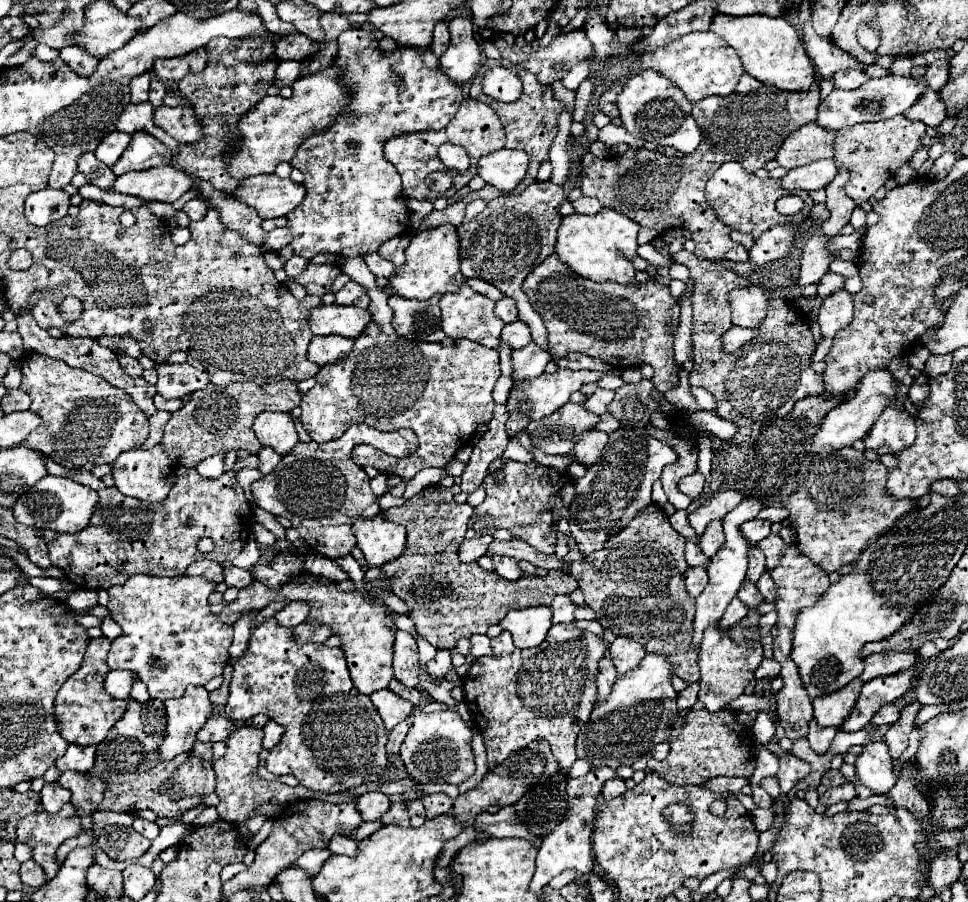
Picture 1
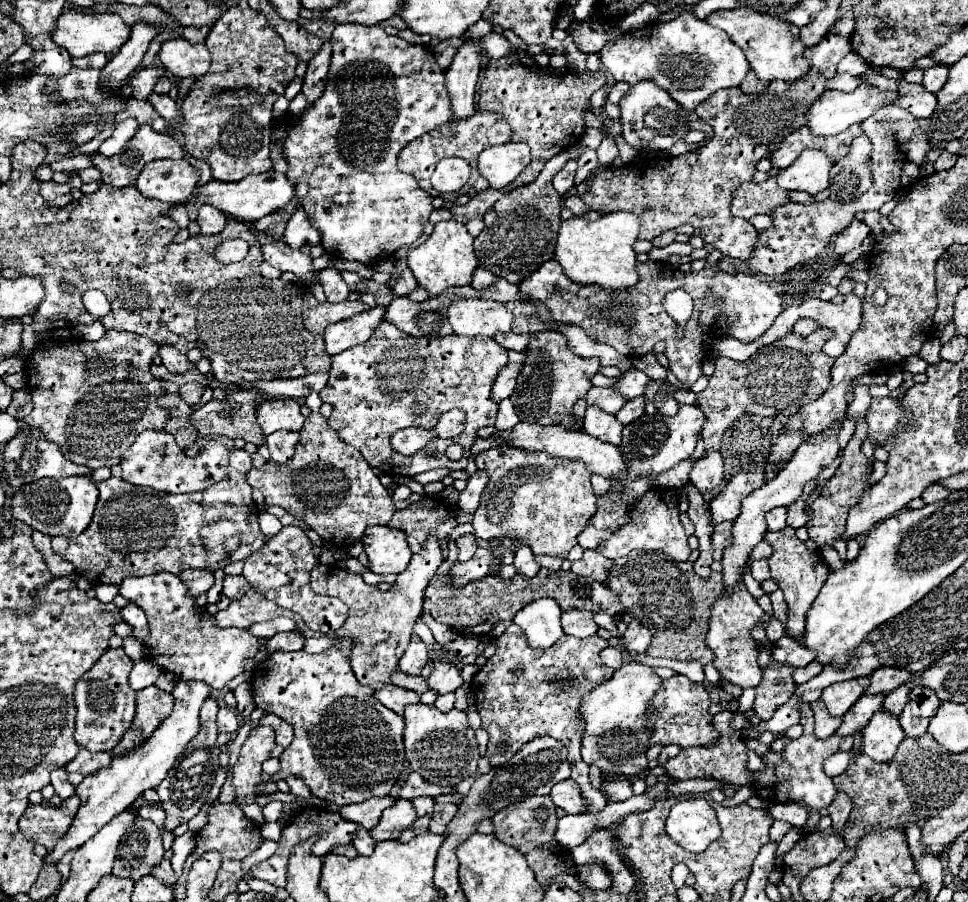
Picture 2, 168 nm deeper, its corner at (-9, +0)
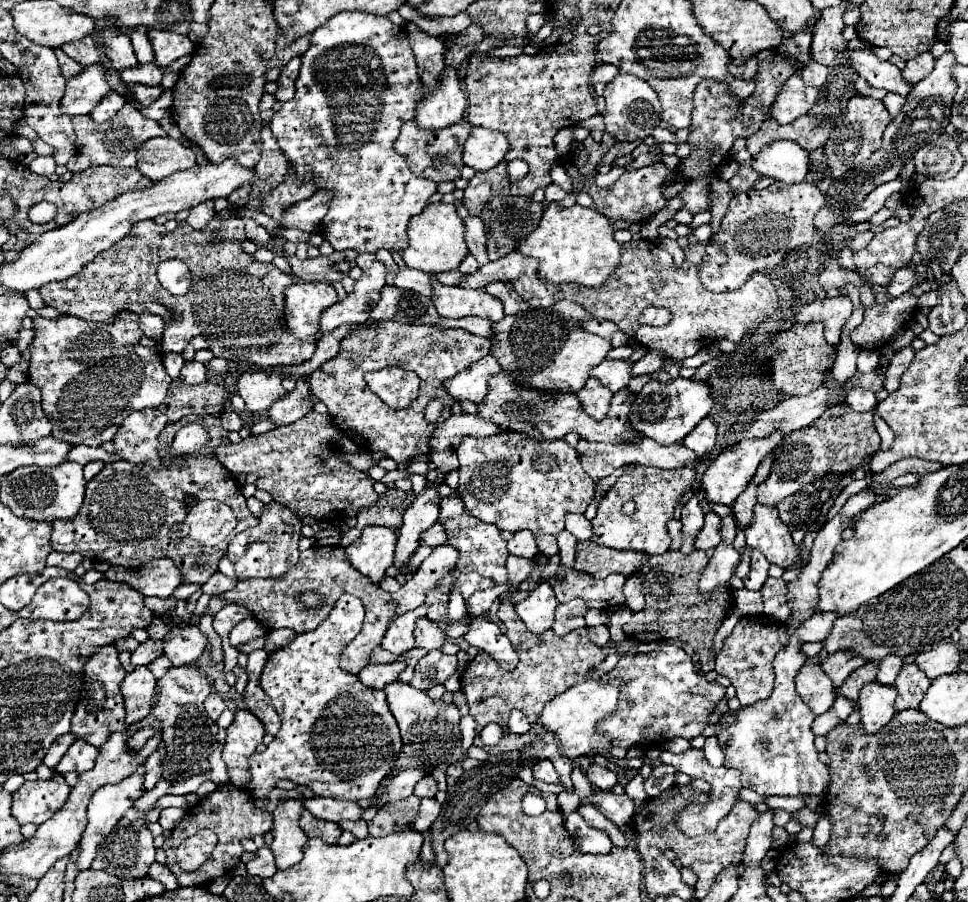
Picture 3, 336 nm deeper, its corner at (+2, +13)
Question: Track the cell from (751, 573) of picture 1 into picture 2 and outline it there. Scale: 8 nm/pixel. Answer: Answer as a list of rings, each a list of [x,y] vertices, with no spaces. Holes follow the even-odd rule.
[[[762,558],[762,560],[754,560],[750,564],[750,570],[752,570],[752,576],[758,580],[758,582],[764,582],[770,578],[770,568],[768,568],[768,560]]]

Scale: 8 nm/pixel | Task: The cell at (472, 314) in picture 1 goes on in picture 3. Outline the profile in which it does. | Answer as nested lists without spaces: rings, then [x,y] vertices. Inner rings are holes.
[[[433,279],[433,303],[439,307],[441,317],[487,317],[491,321],[501,321],[505,317],[503,303],[489,295],[485,289],[463,289],[463,287],[445,287]]]

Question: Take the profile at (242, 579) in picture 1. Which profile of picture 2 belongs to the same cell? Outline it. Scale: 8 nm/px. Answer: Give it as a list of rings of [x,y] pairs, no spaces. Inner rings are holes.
[[[242,574],[238,576],[224,576],[224,594],[230,598],[230,600],[238,600],[244,596],[244,592],[250,590],[248,588],[248,582],[244,580]]]

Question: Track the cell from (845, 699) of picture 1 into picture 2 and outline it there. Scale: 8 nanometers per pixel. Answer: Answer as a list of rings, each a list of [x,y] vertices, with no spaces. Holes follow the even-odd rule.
[[[854,678],[846,682],[836,682],[822,692],[822,700],[828,708],[828,712],[836,718],[842,718],[866,692],[870,680],[868,678]]]

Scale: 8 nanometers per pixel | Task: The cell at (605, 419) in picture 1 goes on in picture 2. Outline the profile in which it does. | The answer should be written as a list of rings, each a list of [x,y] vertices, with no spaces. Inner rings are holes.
[[[634,398],[634,400],[628,400],[624,408],[620,408],[620,412],[616,414],[616,420],[620,420],[620,424],[626,426],[636,418],[640,418],[642,412],[644,412],[644,398]]]

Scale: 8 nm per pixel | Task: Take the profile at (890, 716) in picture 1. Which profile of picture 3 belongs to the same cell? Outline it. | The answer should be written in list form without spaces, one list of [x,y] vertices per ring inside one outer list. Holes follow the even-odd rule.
[[[887,655],[885,659],[881,659],[879,663],[879,671],[877,671],[877,681],[883,685],[893,685],[895,677],[899,675],[903,667],[903,661],[897,655]]]

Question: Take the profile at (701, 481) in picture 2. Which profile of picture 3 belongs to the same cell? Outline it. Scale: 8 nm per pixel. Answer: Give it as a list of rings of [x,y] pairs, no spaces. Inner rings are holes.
[[[705,417],[705,419],[685,437],[683,445],[689,447],[689,449],[693,449],[693,451],[703,459],[703,457],[707,457],[707,455],[713,451],[713,447],[715,447],[715,437],[717,437],[717,427],[715,427],[715,423],[713,423],[709,417]]]

